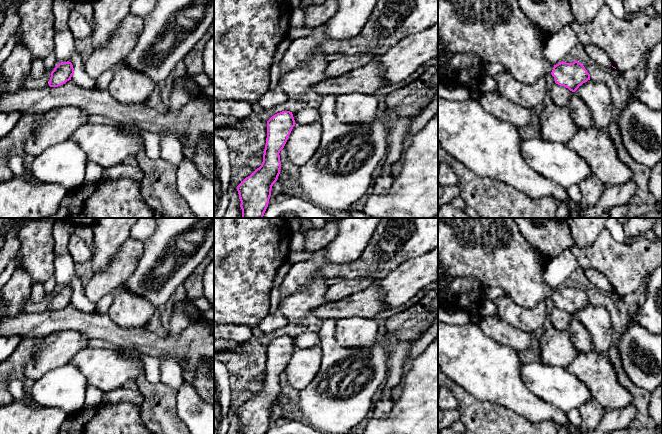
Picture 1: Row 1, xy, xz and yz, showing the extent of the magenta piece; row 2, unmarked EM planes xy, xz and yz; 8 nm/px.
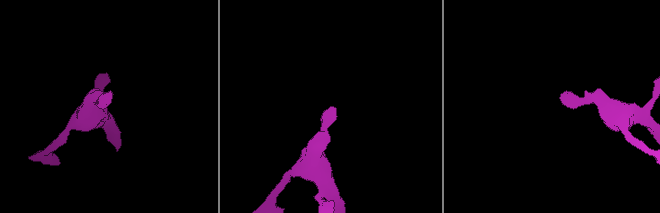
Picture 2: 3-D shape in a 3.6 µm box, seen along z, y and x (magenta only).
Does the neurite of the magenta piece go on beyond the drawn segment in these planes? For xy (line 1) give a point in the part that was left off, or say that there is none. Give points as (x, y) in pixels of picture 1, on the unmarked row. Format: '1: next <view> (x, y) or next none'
1: next none

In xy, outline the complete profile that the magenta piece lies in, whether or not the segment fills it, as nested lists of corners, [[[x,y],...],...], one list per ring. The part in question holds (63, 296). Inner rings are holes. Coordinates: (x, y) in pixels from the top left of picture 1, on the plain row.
[[[71,286],[58,287],[54,294],[51,296],[49,304],[50,311],[58,311],[71,304],[74,298],[74,292]]]

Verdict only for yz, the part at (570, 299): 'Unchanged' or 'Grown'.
Grown

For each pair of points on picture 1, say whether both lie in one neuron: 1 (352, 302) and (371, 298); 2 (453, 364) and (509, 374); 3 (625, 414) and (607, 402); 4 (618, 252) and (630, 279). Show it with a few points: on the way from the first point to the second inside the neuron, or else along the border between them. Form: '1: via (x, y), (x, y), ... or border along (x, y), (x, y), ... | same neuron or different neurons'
1: via (357, 302), (366, 302) | same neuron
2: via (467, 364), (478, 364), (495, 374) | same neuron
3: border along (631, 403), (620, 408), (605, 410) | different neurons
4: via (618, 259), (627, 268), (627, 272) | same neuron

